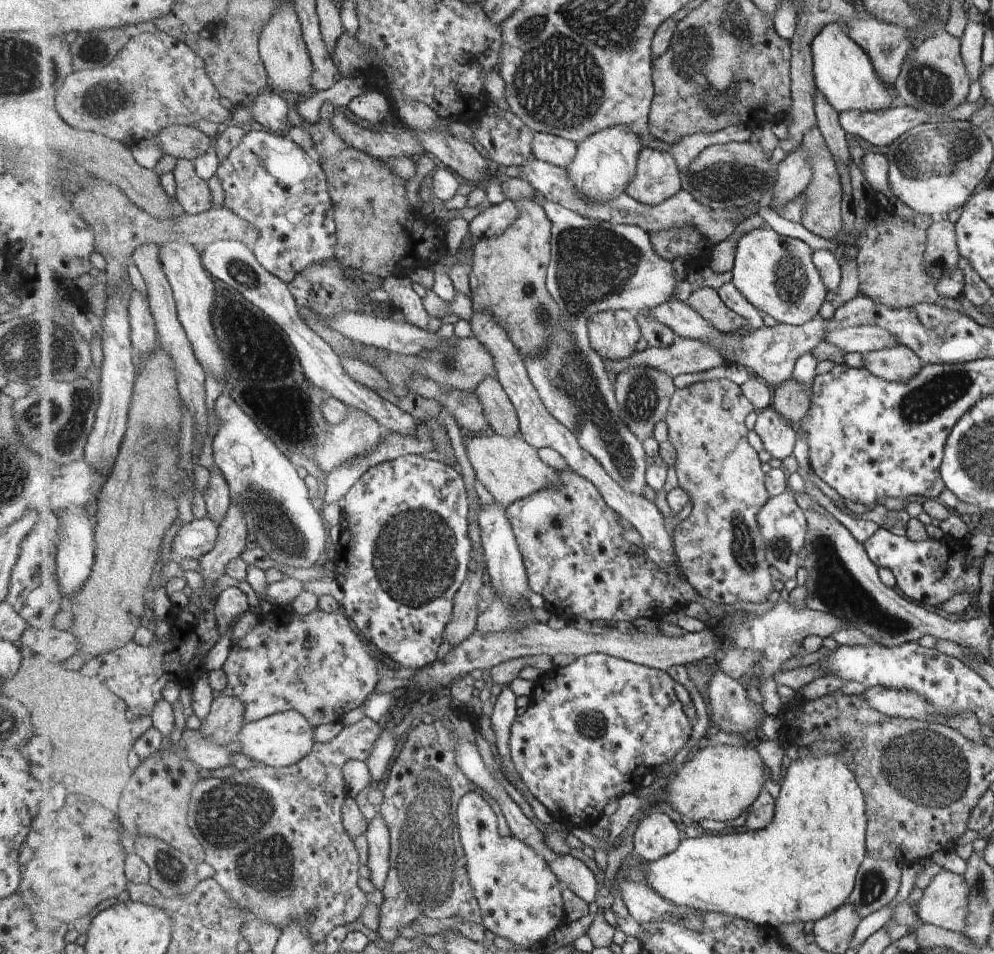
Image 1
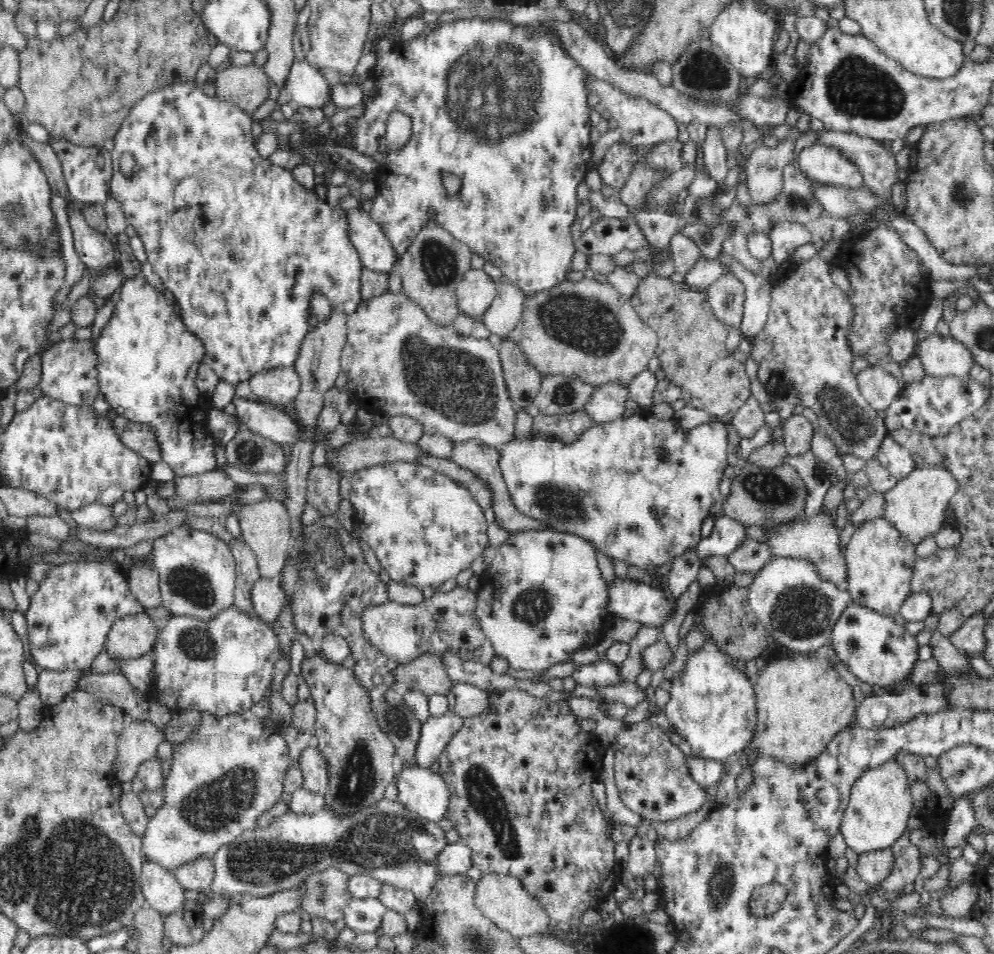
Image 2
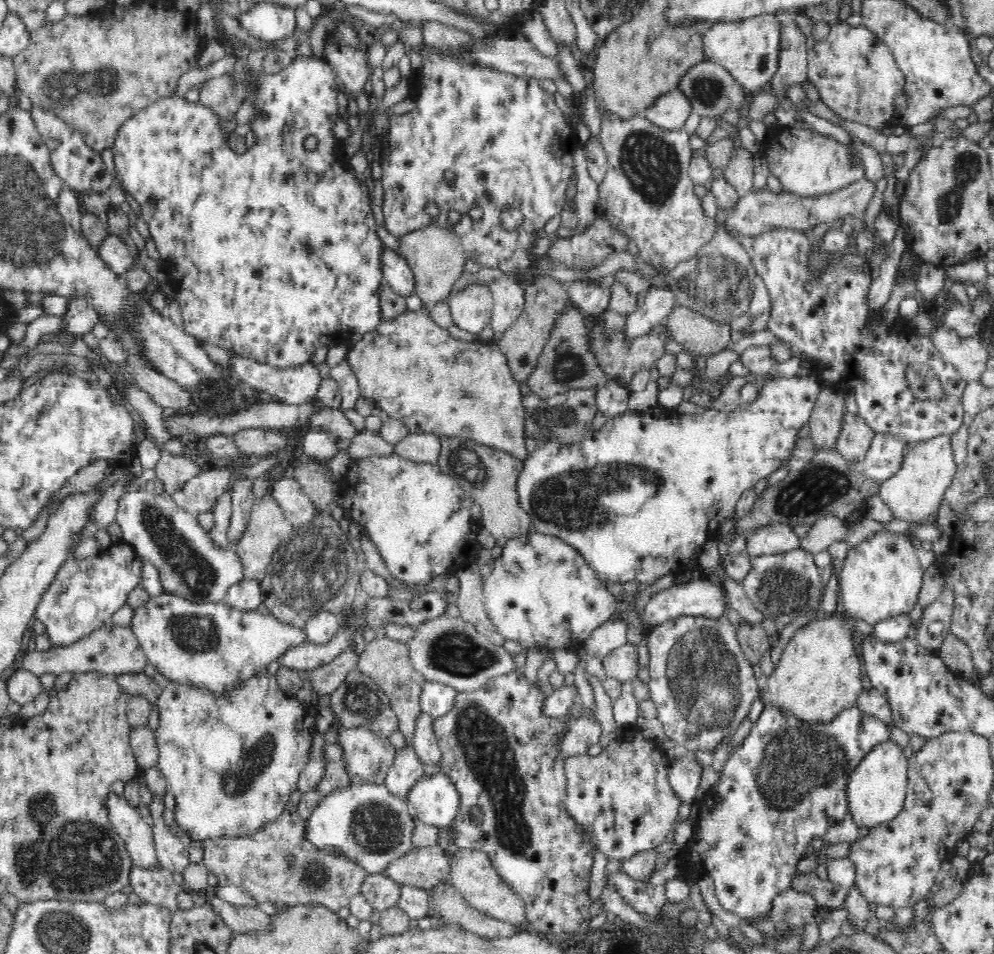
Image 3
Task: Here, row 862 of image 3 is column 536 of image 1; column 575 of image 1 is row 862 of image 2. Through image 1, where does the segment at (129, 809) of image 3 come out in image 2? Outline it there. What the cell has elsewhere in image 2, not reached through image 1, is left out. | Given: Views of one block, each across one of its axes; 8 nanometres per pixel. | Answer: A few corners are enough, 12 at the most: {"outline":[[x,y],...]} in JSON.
{"outline":[[145,854],[140,884],[161,915],[182,908],[185,889]]}

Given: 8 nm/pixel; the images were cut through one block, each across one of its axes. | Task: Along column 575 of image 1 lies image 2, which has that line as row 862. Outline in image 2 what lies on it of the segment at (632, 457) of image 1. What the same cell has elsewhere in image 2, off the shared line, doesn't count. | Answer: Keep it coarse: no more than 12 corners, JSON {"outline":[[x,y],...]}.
{"outline":[[382,798],[291,810],[210,857],[207,898],[338,868],[426,900],[437,822]]}

